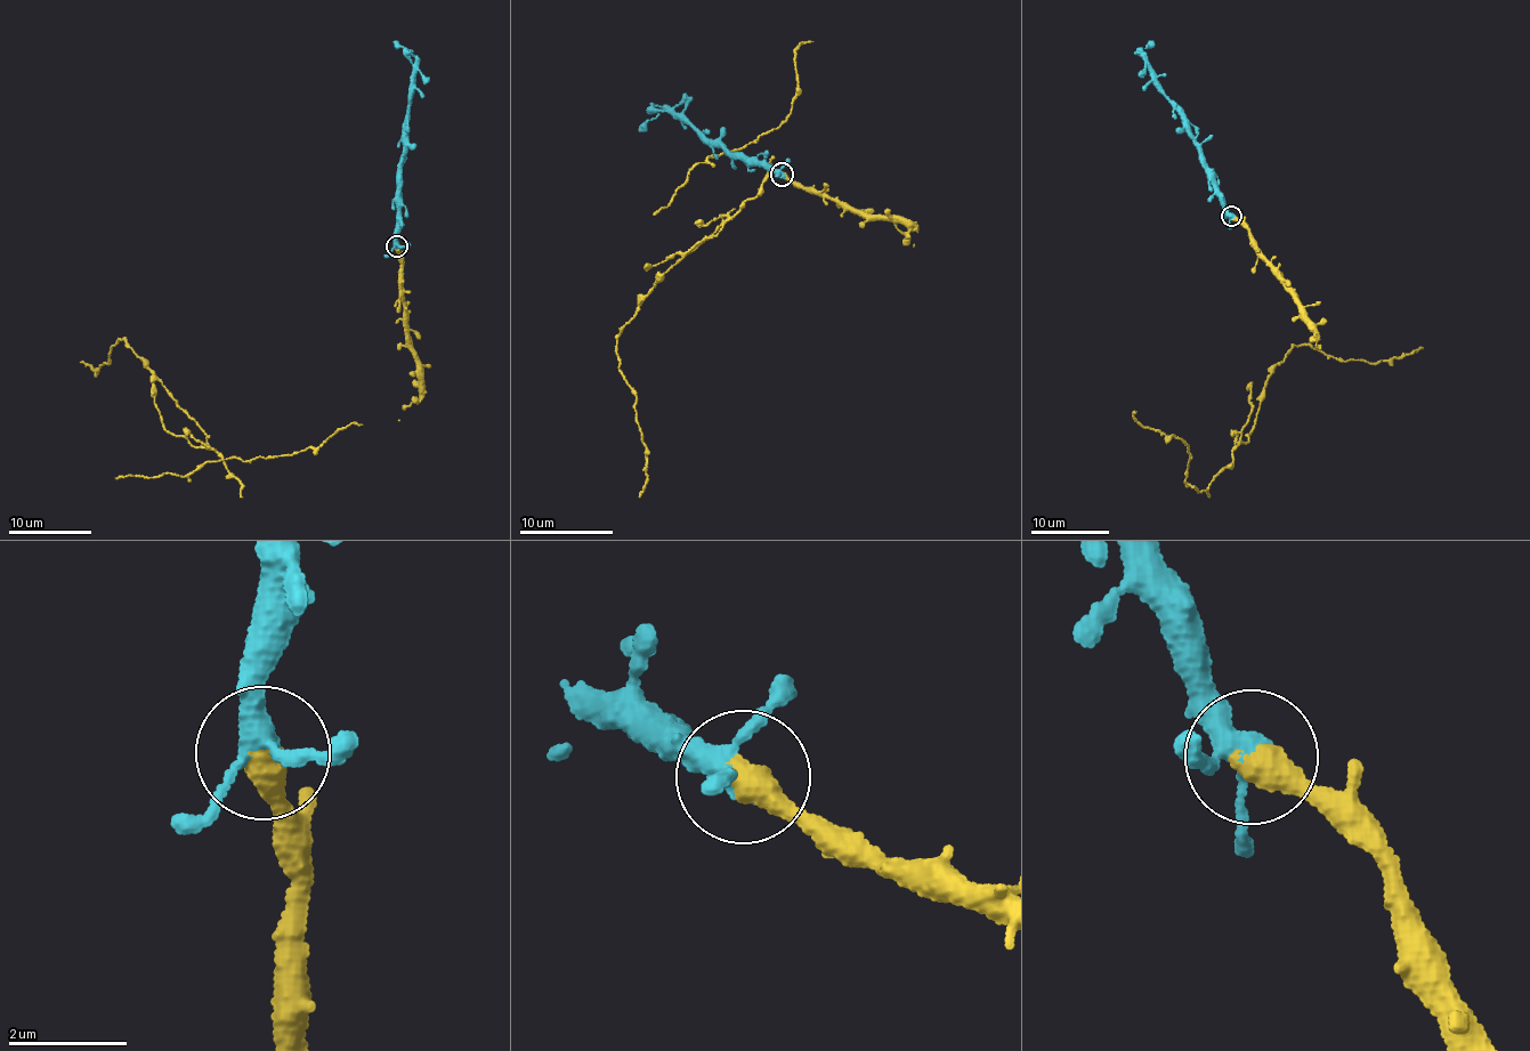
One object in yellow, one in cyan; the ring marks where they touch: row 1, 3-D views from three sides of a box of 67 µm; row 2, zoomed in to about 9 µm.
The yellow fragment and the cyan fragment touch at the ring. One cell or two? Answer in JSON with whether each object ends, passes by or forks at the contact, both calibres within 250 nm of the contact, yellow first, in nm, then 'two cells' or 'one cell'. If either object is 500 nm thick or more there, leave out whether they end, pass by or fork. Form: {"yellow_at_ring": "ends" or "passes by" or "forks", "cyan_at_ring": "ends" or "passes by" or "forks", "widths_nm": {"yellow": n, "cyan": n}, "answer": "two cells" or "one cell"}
{"yellow_at_ring": "ends", "cyan_at_ring": "forks", "widths_nm": {"yellow": 480, "cyan": 320}, "answer": "one cell"}

